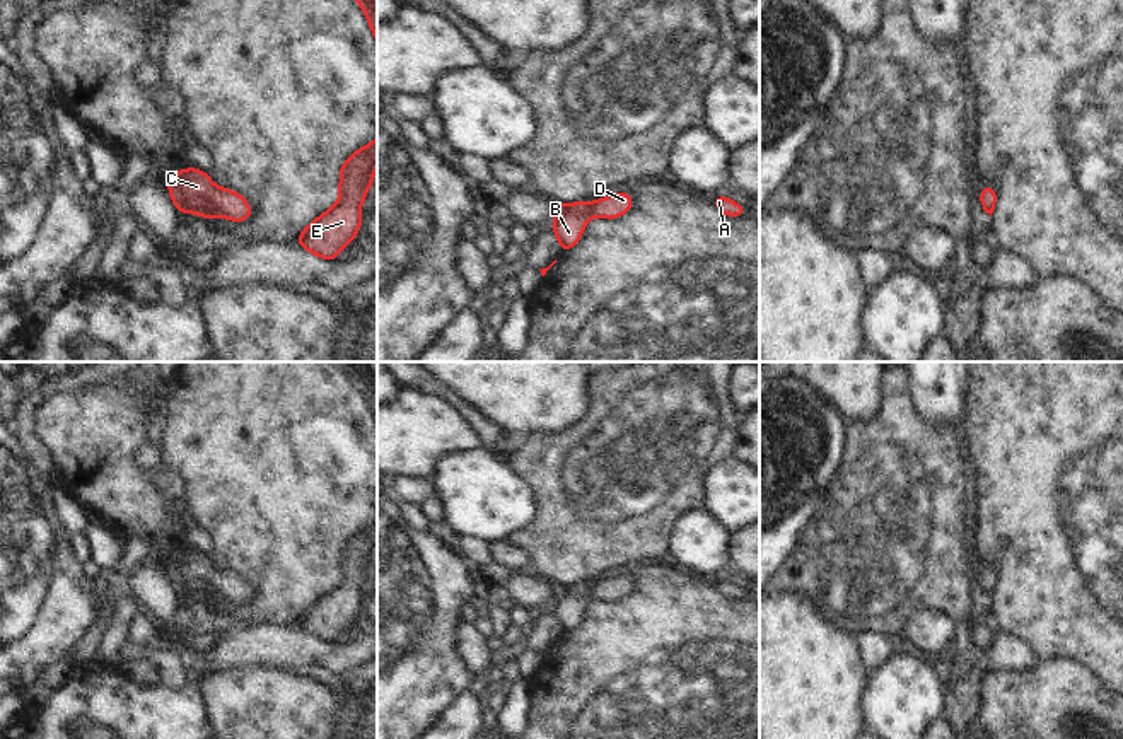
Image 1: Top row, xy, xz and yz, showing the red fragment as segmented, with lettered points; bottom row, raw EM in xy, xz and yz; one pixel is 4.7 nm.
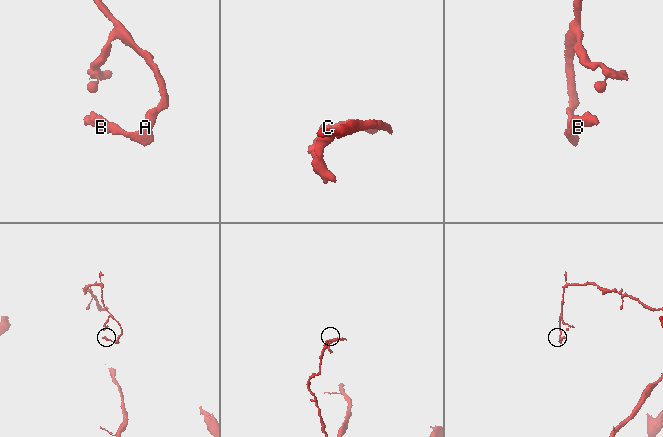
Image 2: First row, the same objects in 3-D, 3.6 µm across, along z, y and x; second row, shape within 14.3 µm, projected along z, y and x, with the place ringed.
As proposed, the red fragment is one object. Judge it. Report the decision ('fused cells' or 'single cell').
single cell

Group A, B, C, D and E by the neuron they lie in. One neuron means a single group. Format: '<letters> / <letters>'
A B C D E

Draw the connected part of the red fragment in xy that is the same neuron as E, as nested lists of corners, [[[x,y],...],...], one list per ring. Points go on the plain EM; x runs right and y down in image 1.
[[[377,519],[355,532],[340,548],[340,580],[297,618],[297,628],[328,643],[338,643],[338,635],[355,623],[362,608],[360,589],[374,567],[377,550]]]

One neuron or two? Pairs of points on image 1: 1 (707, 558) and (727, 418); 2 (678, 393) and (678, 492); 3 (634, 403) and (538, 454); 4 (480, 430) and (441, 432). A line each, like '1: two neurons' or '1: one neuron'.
1: two neurons
2: one neuron
3: one neuron
4: two neurons

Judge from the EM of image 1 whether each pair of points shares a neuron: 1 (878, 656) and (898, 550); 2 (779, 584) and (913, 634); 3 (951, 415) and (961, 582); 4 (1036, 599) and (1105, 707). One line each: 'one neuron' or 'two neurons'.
1: two neurons
2: two neurons
3: two neurons
4: two neurons

